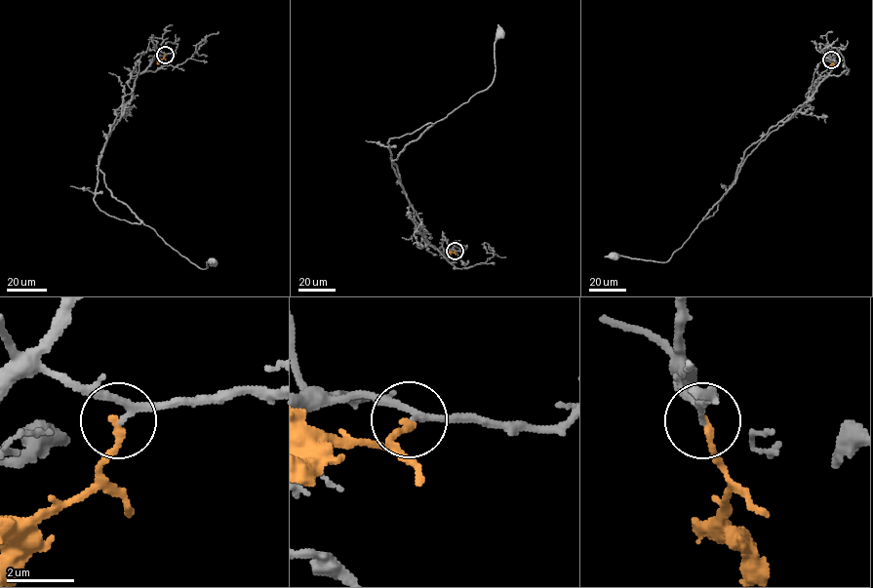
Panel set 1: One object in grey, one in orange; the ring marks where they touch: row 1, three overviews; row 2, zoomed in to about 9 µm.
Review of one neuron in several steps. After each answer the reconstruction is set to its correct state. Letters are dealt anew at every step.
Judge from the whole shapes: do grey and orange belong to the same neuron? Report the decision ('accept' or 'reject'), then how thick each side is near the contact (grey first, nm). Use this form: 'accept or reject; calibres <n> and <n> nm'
reject; calibres 170 and 200 nm

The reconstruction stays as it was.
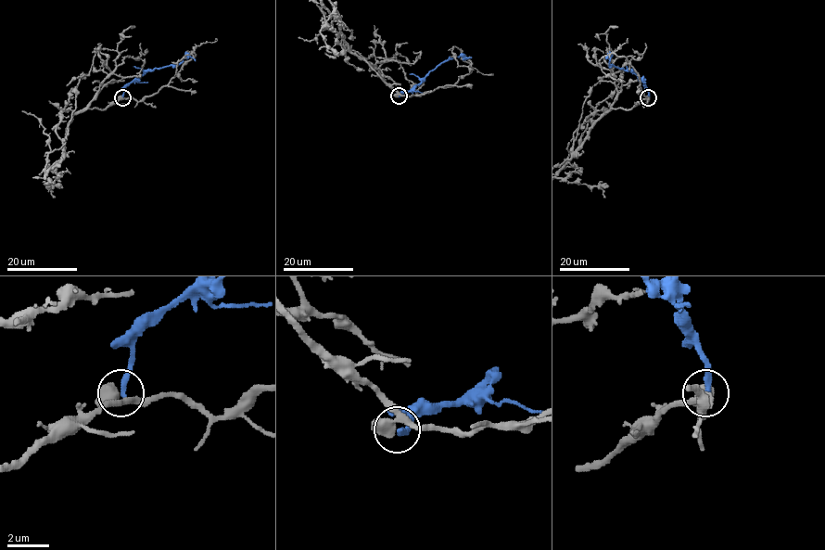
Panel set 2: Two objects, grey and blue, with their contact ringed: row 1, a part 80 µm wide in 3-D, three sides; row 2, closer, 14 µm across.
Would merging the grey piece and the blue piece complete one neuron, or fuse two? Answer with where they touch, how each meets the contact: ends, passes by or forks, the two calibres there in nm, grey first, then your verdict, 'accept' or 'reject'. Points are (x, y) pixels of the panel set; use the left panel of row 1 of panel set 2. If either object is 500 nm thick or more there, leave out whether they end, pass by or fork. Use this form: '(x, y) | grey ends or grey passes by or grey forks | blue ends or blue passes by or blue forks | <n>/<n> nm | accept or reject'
(122, 97) | grey forks | blue ends | 380/280 nm | reject

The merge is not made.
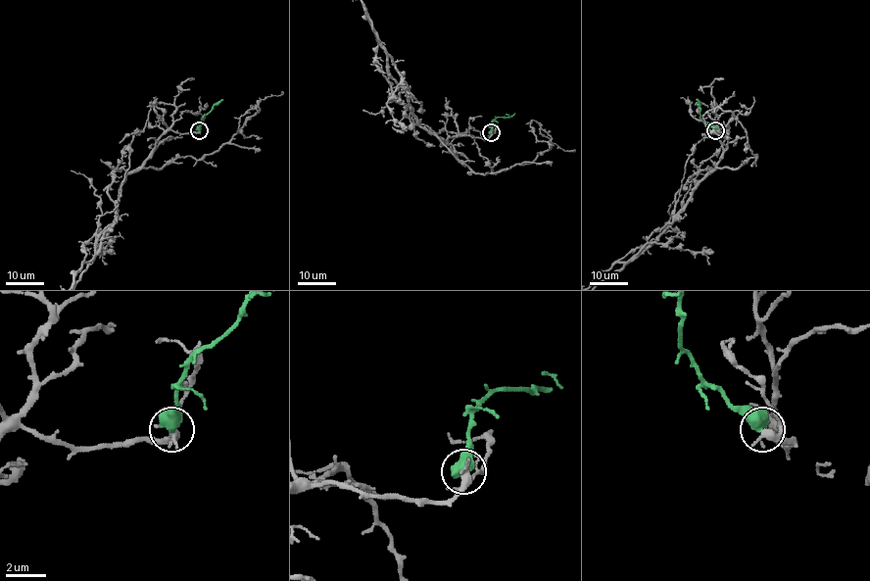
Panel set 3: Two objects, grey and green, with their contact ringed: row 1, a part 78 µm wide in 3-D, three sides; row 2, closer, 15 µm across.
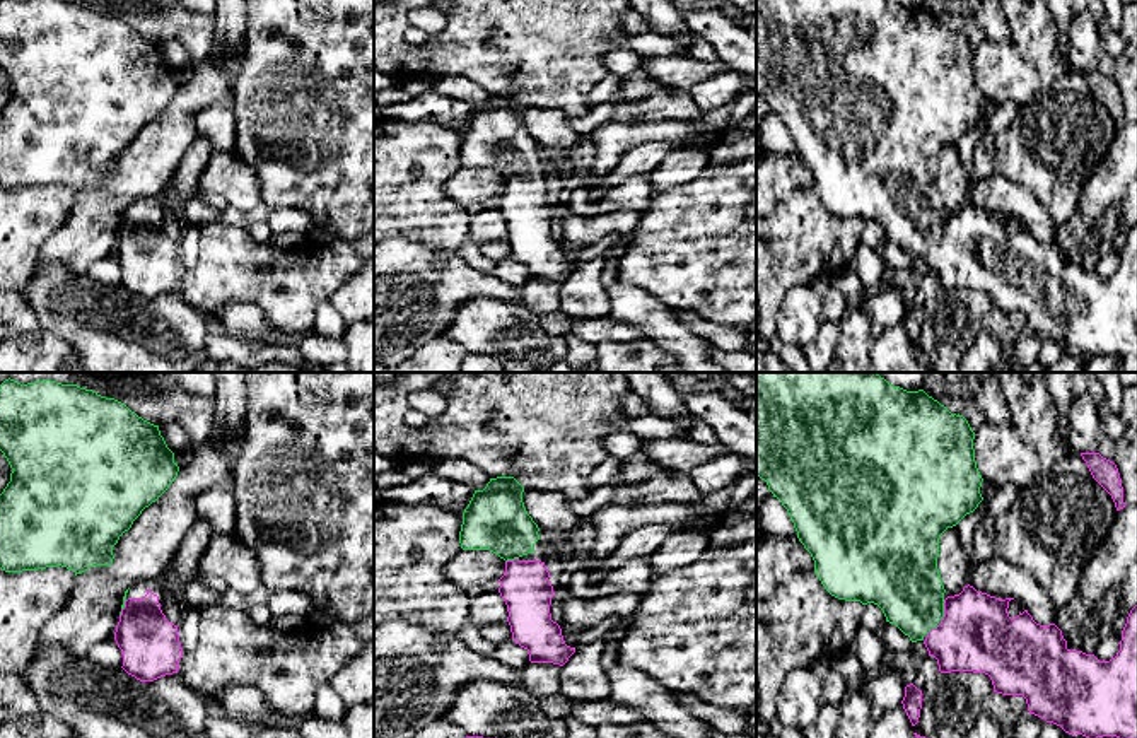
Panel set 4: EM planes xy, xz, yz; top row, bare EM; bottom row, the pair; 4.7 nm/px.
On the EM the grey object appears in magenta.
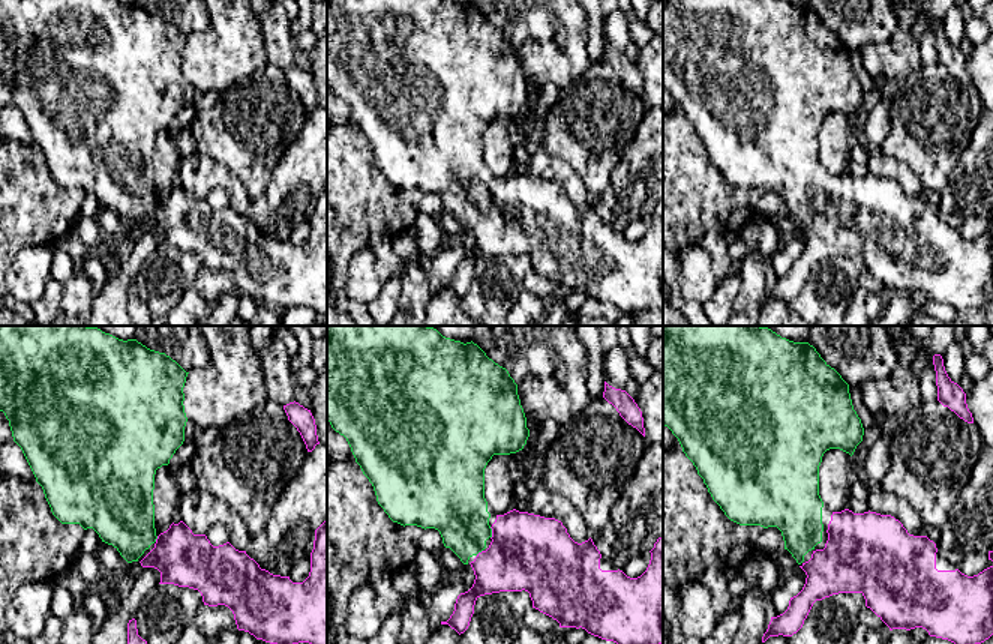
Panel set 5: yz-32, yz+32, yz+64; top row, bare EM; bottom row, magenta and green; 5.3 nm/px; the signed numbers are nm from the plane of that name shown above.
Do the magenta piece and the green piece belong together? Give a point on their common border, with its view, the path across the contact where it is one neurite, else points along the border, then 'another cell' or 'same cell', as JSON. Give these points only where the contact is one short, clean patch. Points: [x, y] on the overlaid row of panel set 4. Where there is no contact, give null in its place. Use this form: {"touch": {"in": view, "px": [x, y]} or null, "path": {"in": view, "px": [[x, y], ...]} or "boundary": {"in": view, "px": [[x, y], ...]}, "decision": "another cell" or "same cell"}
{"touch": {"in": "yz", "px": [944, 610]}, "path": {"in": "yz", "px": [[977, 634], [955, 612], [944, 610], [929, 607], [902, 579]]}, "decision": "same cell"}

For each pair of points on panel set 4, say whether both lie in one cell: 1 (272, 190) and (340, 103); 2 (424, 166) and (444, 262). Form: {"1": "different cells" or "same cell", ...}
{"1": "same cell", "2": "different cells"}

